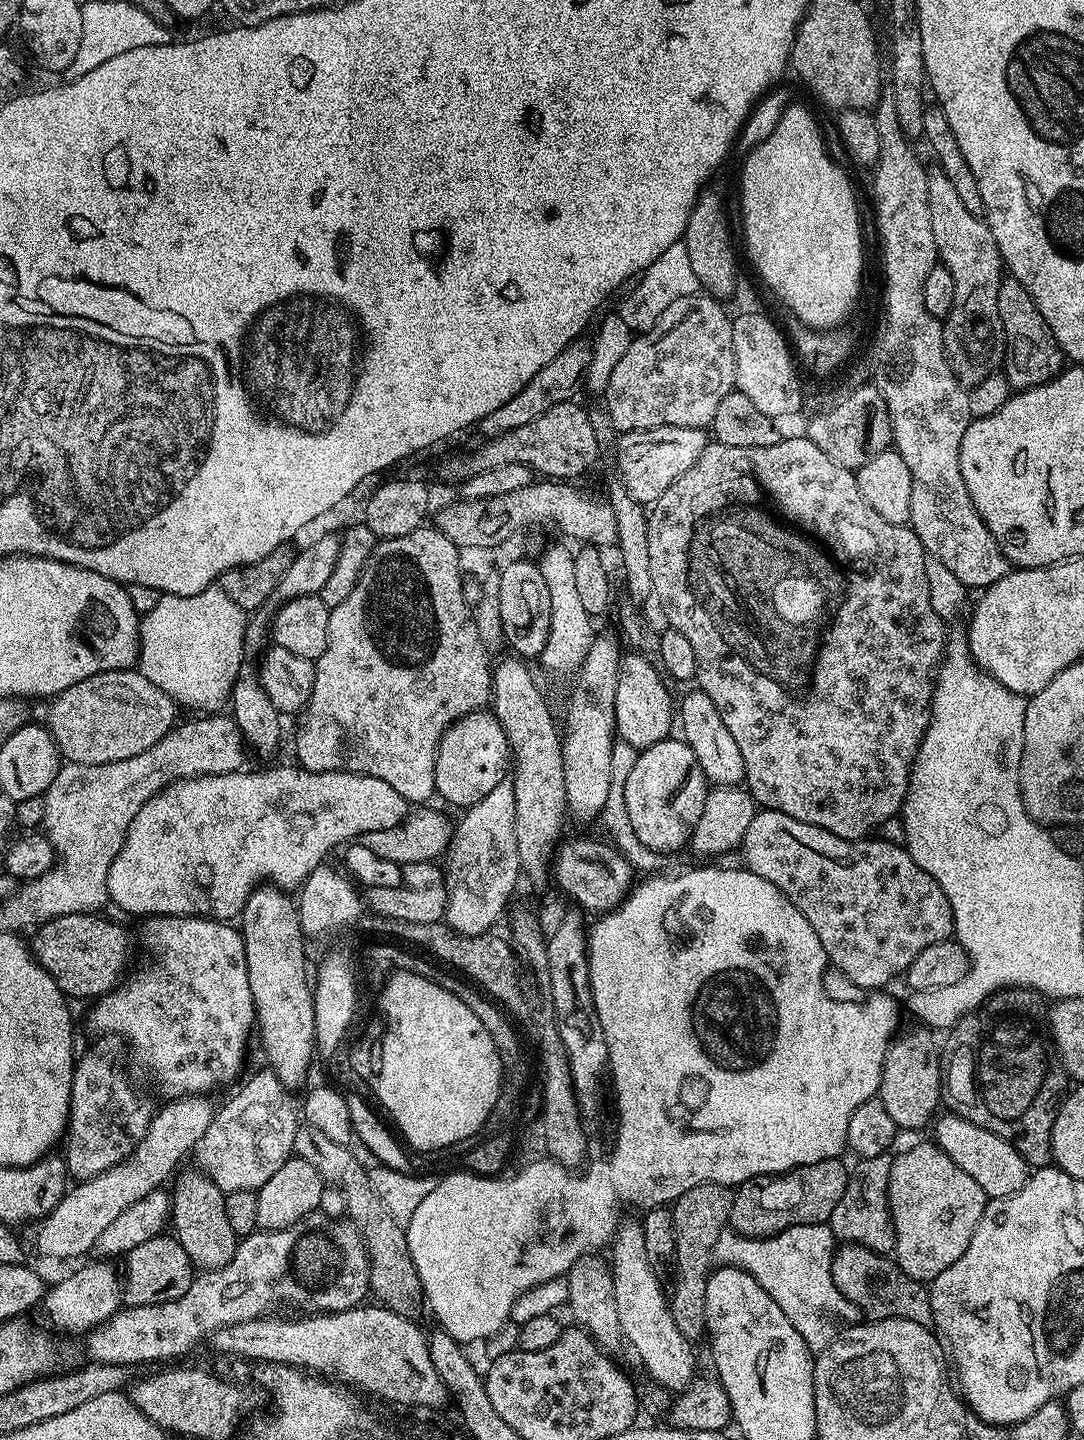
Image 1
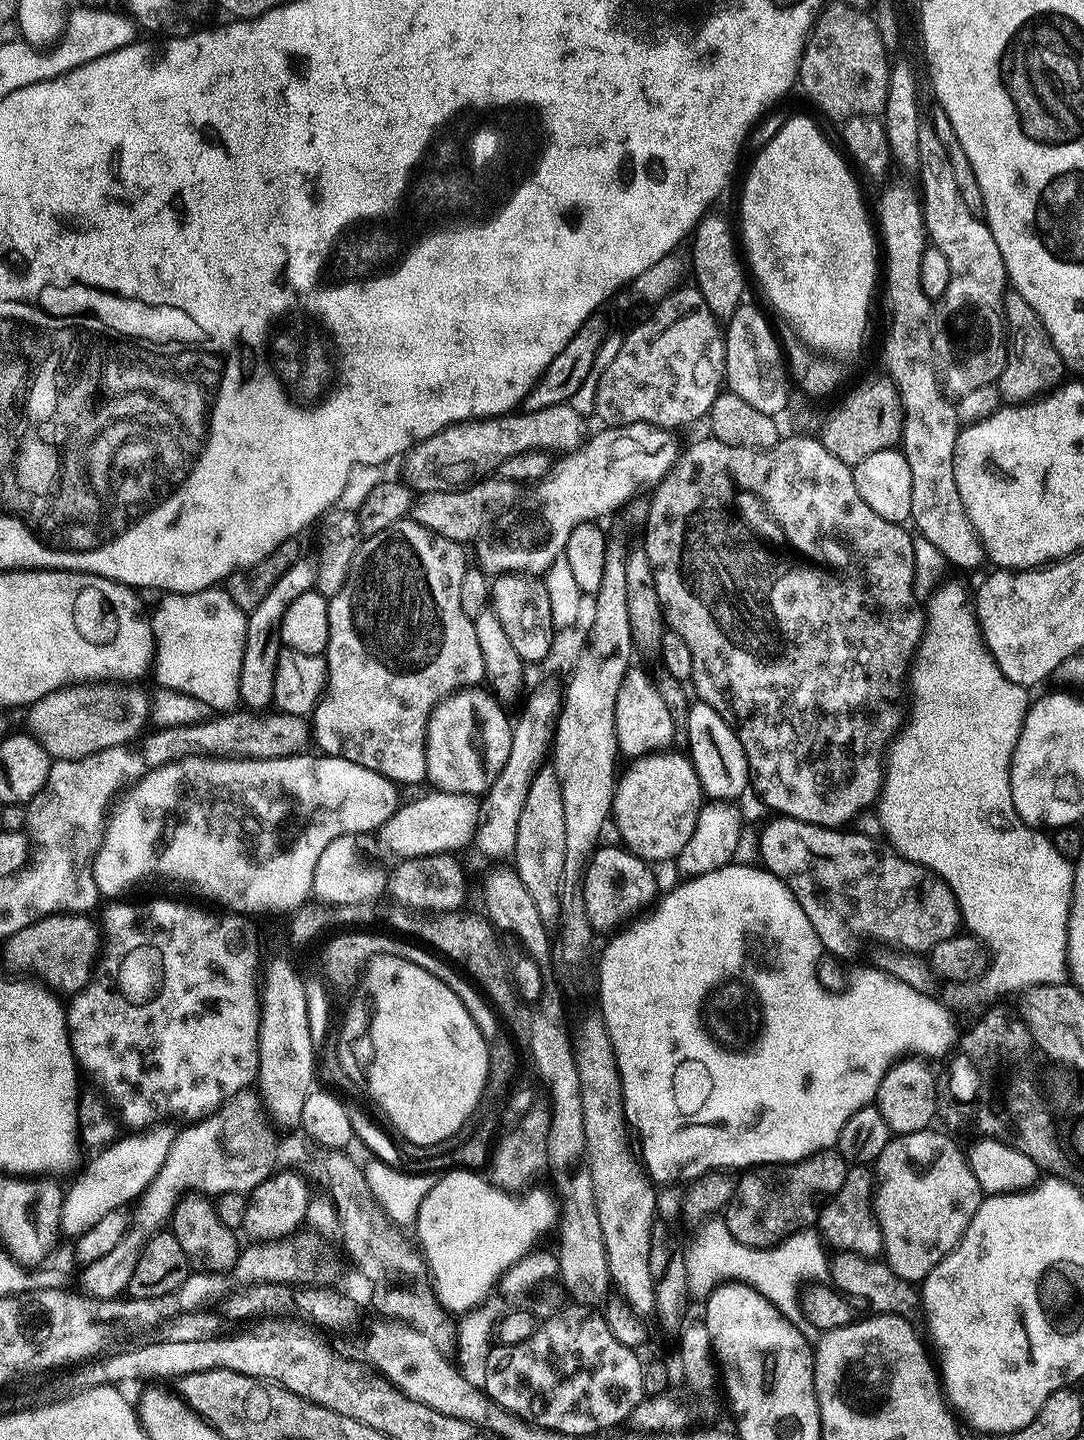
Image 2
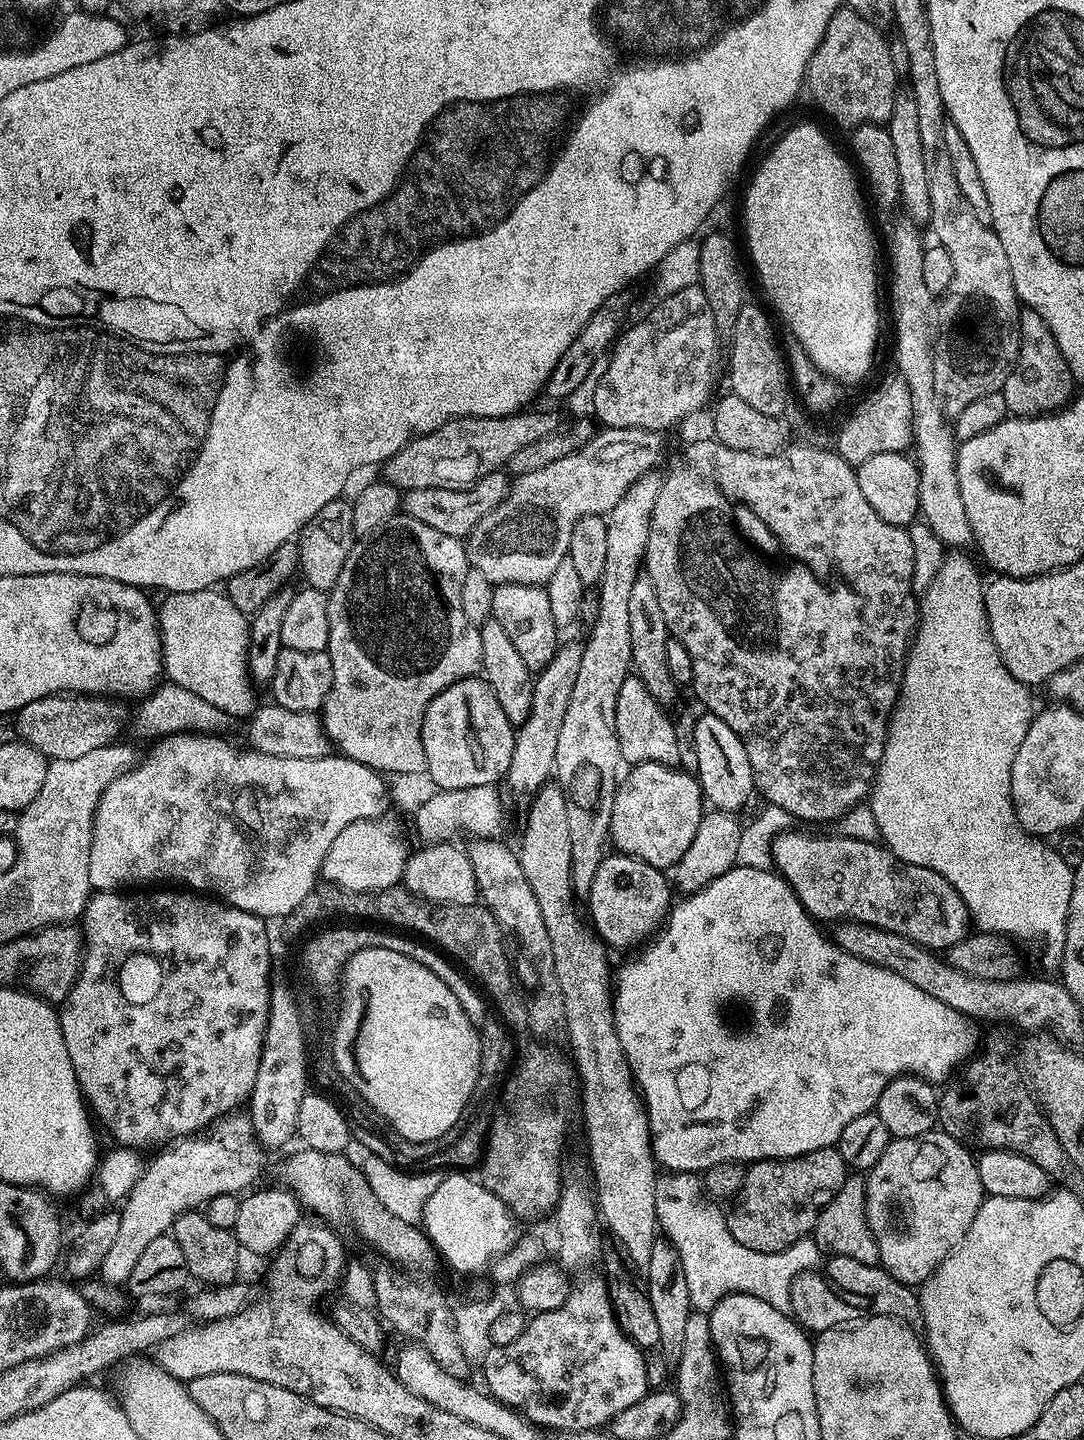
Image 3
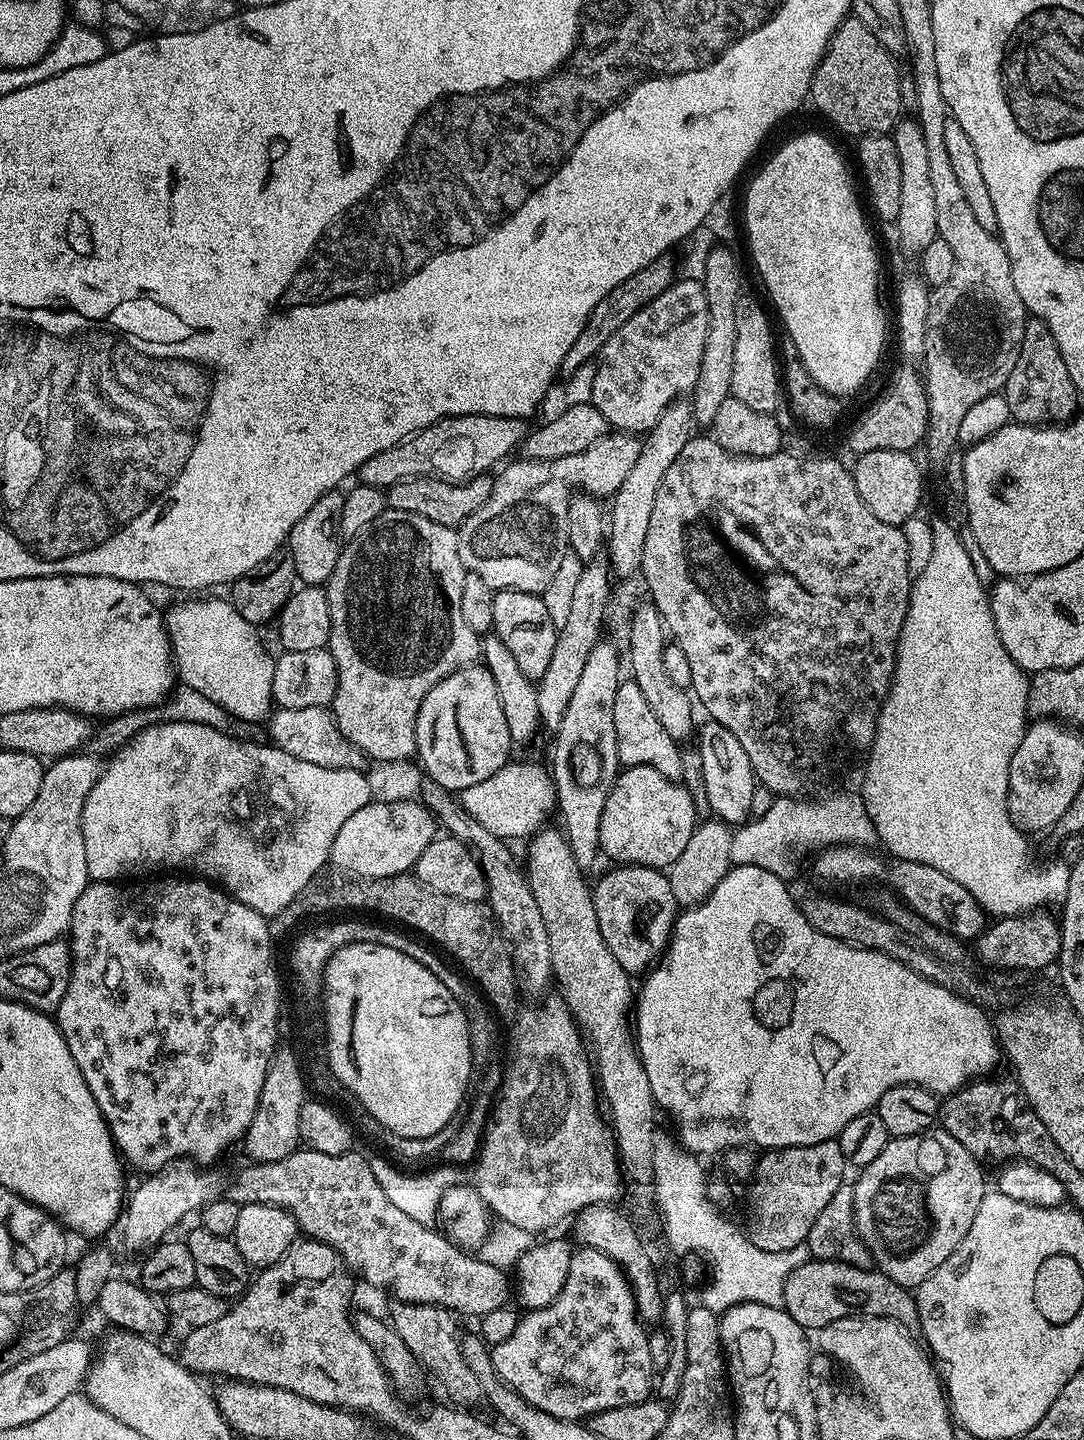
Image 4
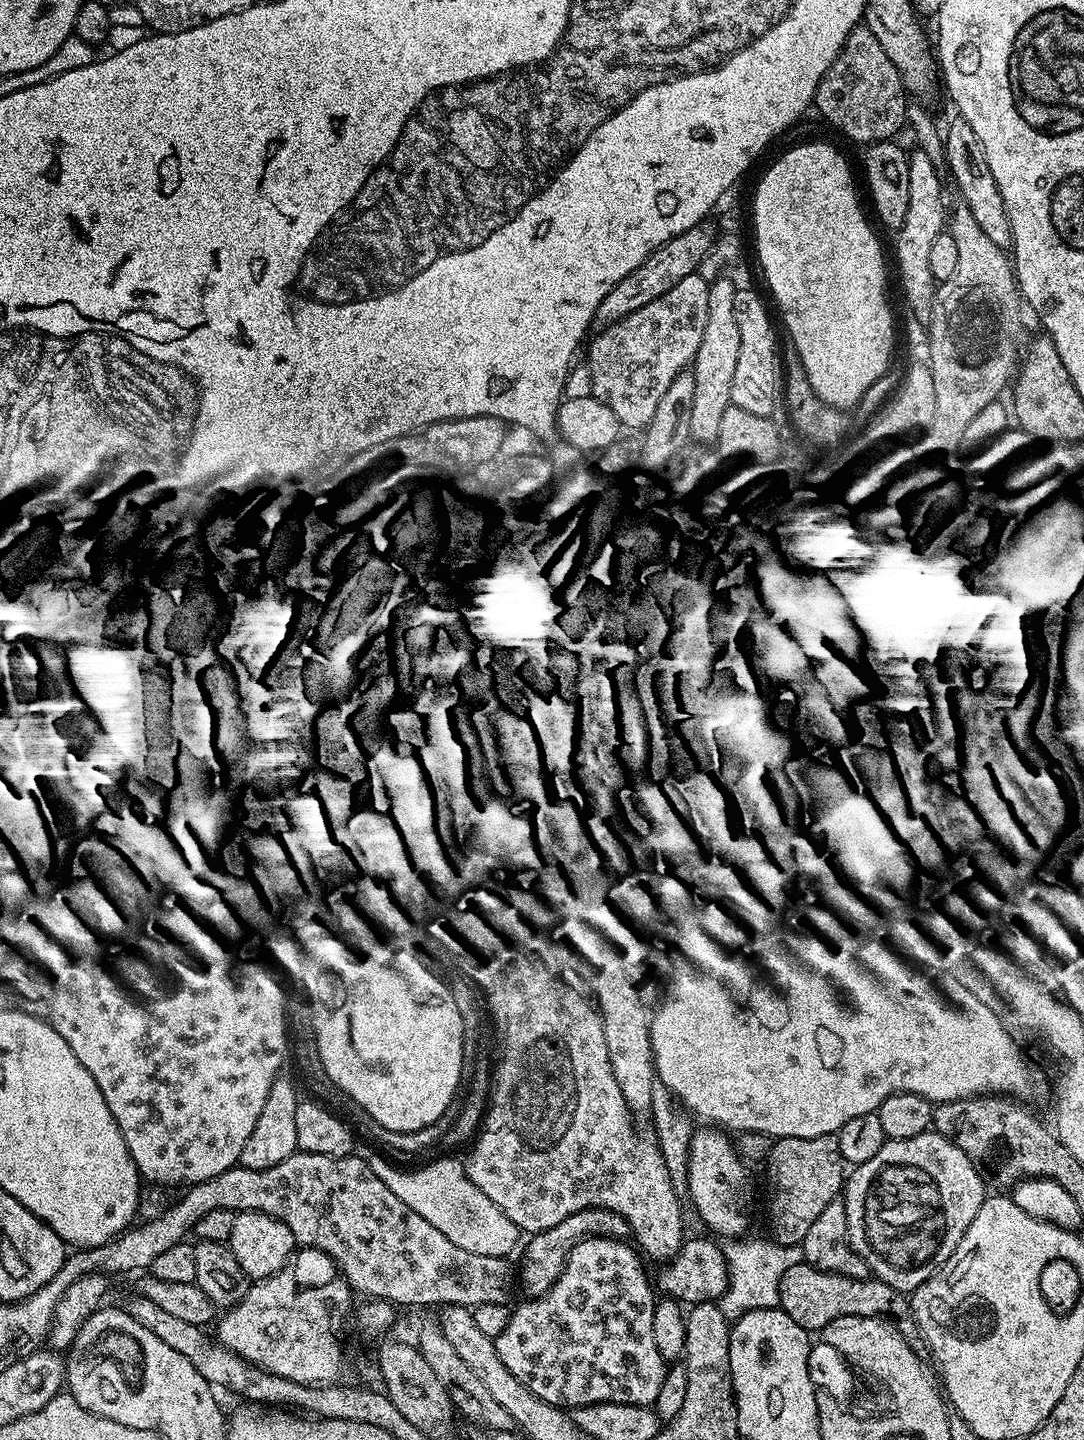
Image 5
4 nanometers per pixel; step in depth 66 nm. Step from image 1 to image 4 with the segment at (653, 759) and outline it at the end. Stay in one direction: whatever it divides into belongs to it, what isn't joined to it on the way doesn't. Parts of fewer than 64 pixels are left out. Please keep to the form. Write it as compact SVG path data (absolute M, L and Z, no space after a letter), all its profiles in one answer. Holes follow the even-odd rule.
M650 766L625 767L617 775L616 782L608 792L606 802L602 806L602 820L600 822L600 850L612 862L623 866L626 864L640 864L644 868L667 869L686 850L686 842L690 842L690 834L698 823L696 804L692 801L693 793L684 784L658 774Z

